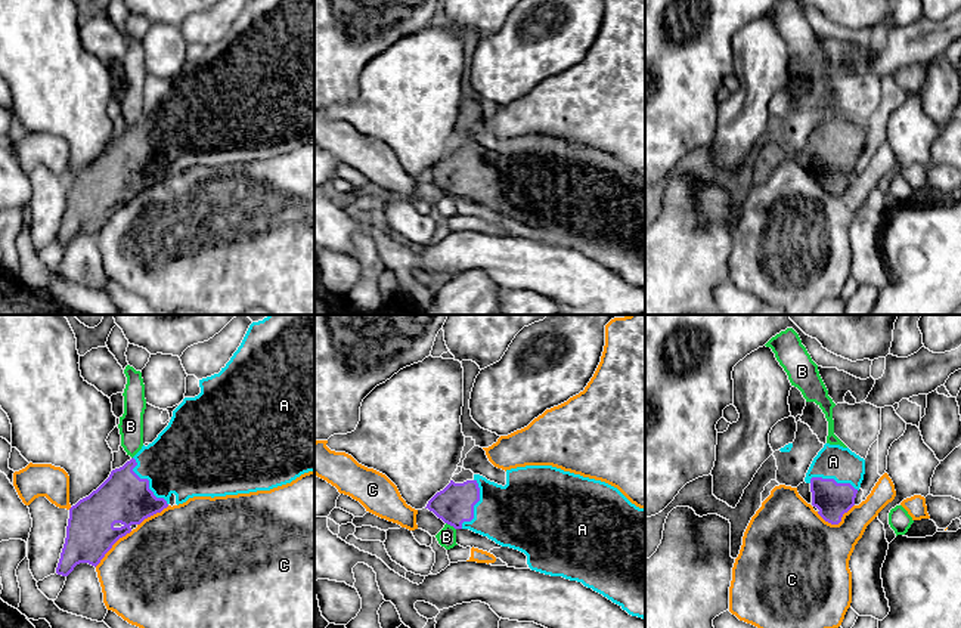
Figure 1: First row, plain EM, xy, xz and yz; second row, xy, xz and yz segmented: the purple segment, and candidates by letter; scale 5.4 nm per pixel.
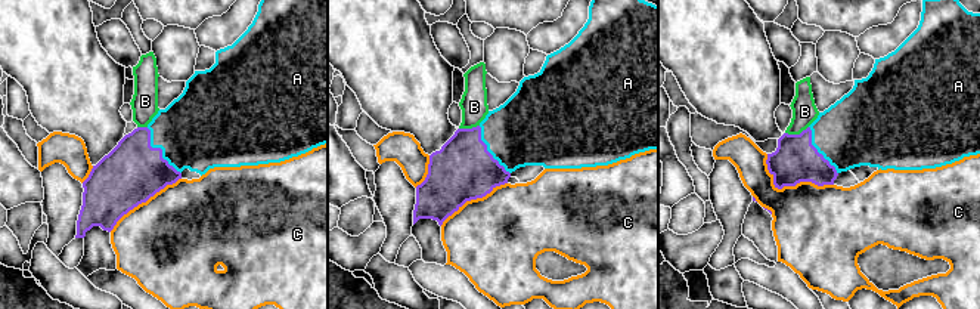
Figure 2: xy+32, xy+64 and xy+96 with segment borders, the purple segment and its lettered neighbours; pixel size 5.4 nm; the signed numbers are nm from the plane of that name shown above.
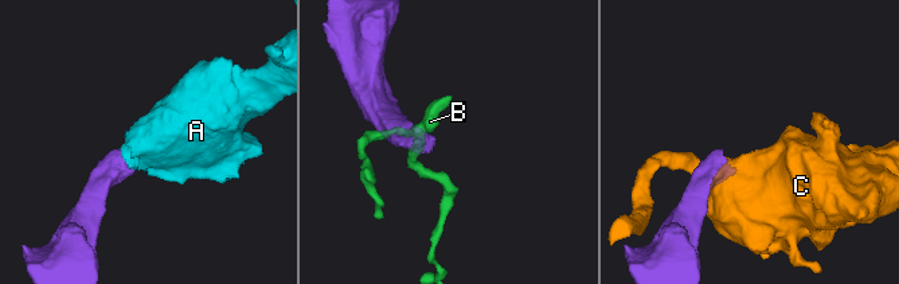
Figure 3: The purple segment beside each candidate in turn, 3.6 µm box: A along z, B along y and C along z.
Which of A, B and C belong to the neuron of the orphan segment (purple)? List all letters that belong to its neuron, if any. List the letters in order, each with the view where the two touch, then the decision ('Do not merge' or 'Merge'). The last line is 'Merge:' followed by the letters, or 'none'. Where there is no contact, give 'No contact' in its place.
A: Touches purple in xy. Merge
B: Touches purple in xz. Do not merge
C: Touches purple in yz. Do not merge
Merge: A

